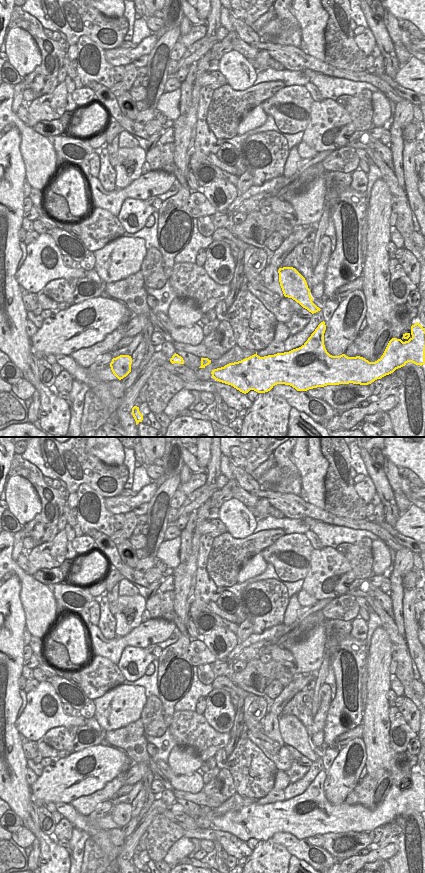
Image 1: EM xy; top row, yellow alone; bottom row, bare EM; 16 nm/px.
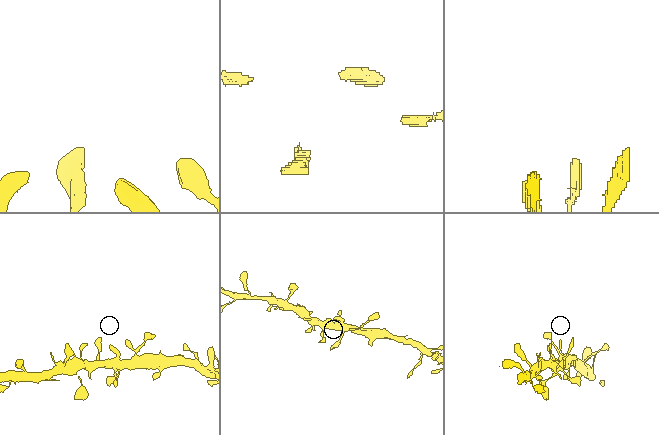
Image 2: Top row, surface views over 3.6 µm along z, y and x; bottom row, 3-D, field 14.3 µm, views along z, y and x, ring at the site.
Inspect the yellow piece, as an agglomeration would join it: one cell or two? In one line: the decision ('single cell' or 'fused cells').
single cell

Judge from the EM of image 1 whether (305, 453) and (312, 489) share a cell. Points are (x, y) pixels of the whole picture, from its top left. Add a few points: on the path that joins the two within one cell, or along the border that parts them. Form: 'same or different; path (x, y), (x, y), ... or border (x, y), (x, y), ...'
same; path (310, 462), (312, 466), (312, 480)

